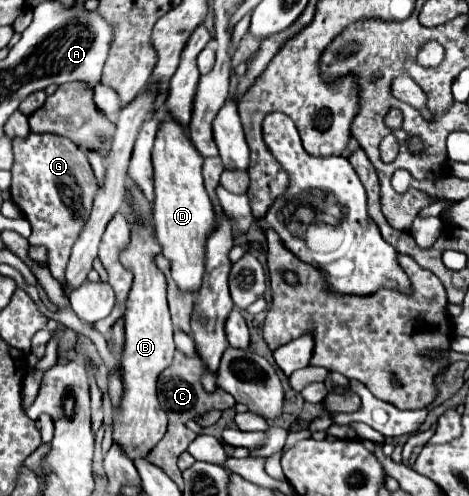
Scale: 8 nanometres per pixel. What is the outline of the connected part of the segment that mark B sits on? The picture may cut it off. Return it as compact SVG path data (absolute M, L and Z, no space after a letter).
M125 197L125 217L131 223L131 241L129 245L121 251L119 259L121 263L133 271L135 281L127 299L127 311L125 311L125 347L121 353L121 379L123 379L123 395L119 405L113 409L113 443L117 443L123 453L135 461L139 457L145 457L165 435L167 431L167 415L159 407L157 401L157 377L161 369L169 367L169 361L173 359L175 353L175 343L173 343L173 325L169 317L169 307L167 307L167 279L155 265L155 257L161 253L161 245L157 243L151 227L151 219L143 219L135 207L131 205L131 199Z

